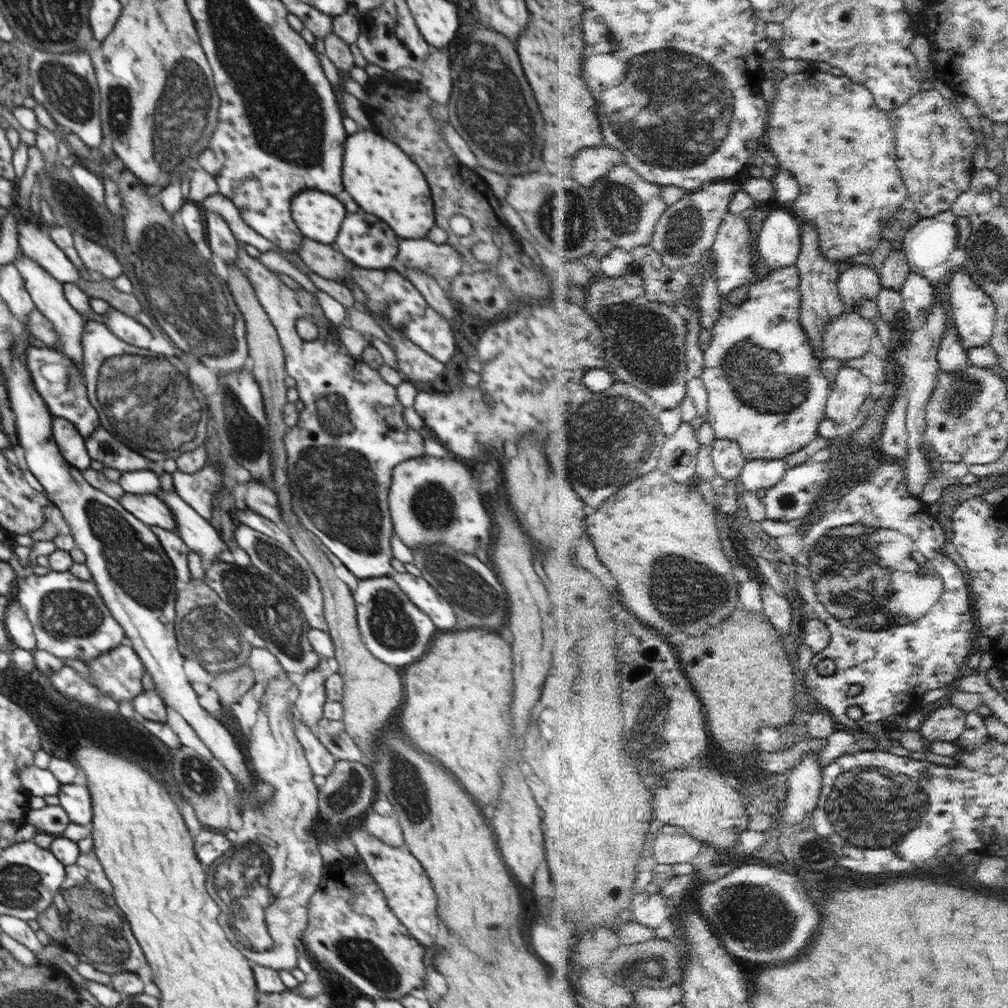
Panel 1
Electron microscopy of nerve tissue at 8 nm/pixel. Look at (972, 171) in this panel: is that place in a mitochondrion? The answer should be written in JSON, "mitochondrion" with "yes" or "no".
{"mitochondrion":"no"}

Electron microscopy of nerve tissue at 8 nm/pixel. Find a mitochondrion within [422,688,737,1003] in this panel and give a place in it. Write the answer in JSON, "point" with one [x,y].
{"point":[655,968]}

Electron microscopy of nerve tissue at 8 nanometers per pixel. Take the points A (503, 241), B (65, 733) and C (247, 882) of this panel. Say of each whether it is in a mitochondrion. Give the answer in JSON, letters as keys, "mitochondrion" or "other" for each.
{"A":"other","B":"other","C":"mitochondrion"}

